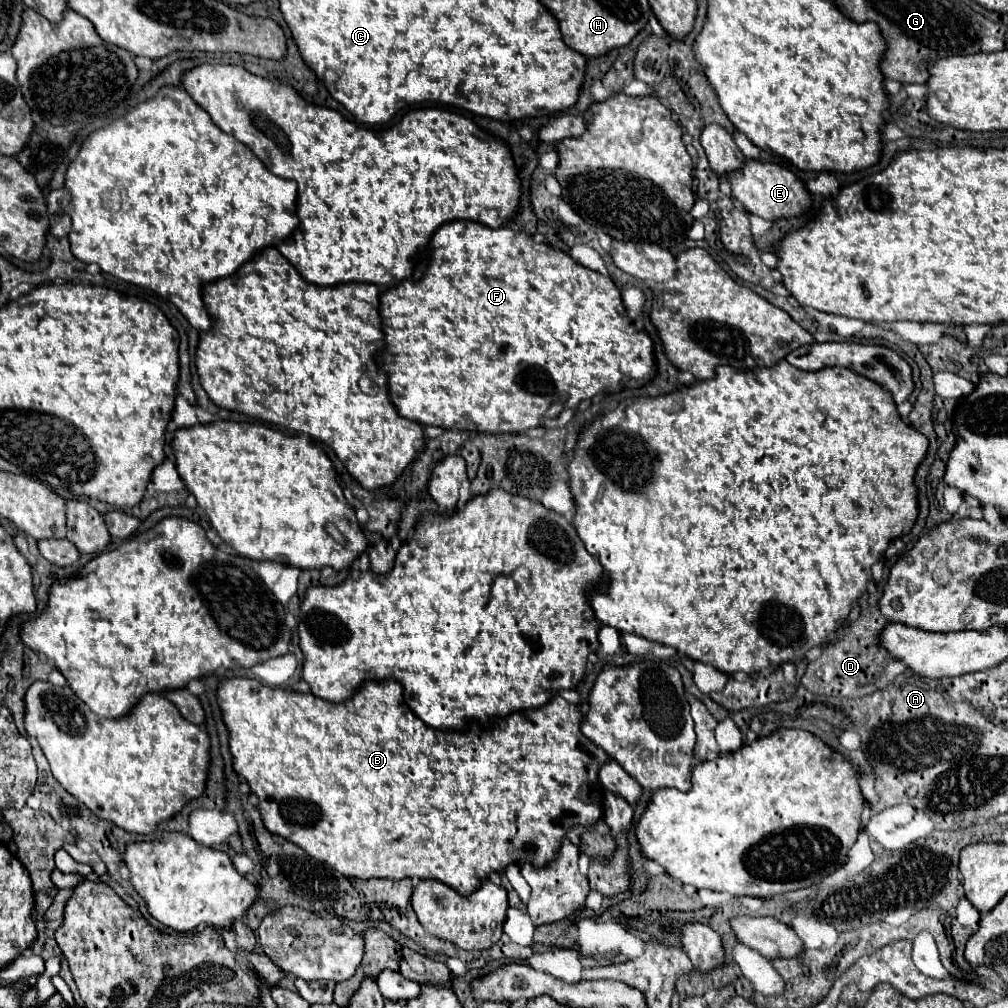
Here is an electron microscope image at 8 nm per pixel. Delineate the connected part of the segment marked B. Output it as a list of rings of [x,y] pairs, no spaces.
[[[231,678],[223,680],[217,690],[217,700],[223,710],[223,720],[229,728],[229,748],[233,754],[233,768],[241,780],[251,786],[251,792],[259,796],[259,812],[267,830],[273,834],[287,838],[289,842],[301,846],[309,856],[317,858],[319,862],[329,864],[337,872],[361,880],[371,878],[387,878],[387,880],[403,880],[403,878],[433,878],[439,880],[461,896],[473,894],[483,880],[491,874],[503,872],[511,864],[531,864],[543,868],[551,864],[563,844],[563,838],[571,826],[595,826],[603,814],[603,786],[599,784],[599,768],[611,760],[611,756],[587,740],[581,732],[583,712],[561,698],[559,694],[553,696],[545,706],[515,712],[507,718],[499,718],[493,728],[483,730],[479,726],[469,728],[467,732],[443,732],[427,726],[421,718],[415,718],[411,708],[403,702],[403,688],[399,682],[365,682],[353,698],[347,702],[327,702],[313,694],[301,694],[295,690],[271,688],[261,684],[259,680],[249,678]]]

